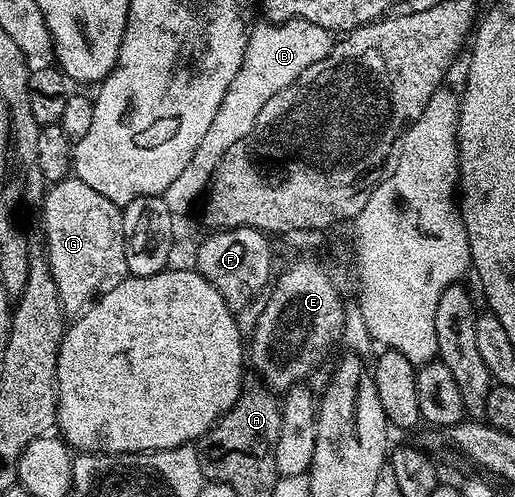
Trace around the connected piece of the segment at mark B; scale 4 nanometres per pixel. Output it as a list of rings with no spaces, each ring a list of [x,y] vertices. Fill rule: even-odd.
[[[292,18],[286,22],[270,22],[261,20],[250,29],[247,40],[247,52],[243,56],[241,70],[235,72],[235,80],[231,80],[231,88],[227,88],[227,96],[223,96],[223,104],[219,104],[219,112],[215,112],[215,120],[211,120],[211,128],[207,128],[207,136],[195,148],[195,156],[187,168],[183,168],[180,178],[181,182],[174,180],[171,188],[167,188],[163,195],[169,211],[185,210],[185,206],[198,205],[199,200],[193,196],[193,186],[202,186],[208,191],[209,183],[205,178],[213,179],[209,172],[209,166],[217,165],[219,160],[227,152],[225,146],[229,145],[229,130],[245,130],[248,134],[251,128],[255,128],[255,120],[259,116],[257,106],[263,108],[261,98],[271,100],[269,94],[275,96],[275,92],[283,92],[311,64],[319,64],[323,56],[327,56],[333,50],[335,38],[330,31],[319,28],[319,24],[311,24],[311,20]],[[261,22],[261,23],[260,23]]]

